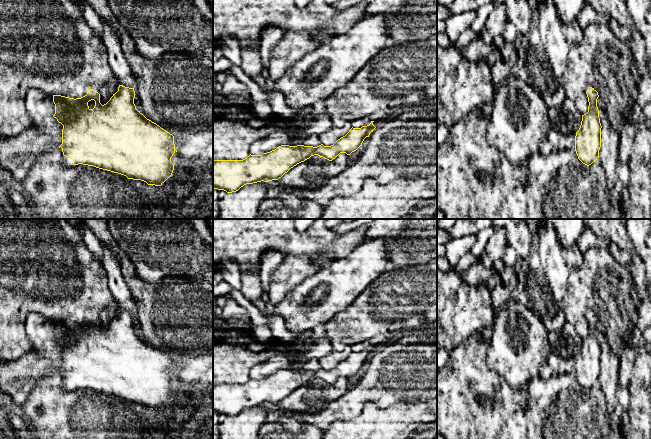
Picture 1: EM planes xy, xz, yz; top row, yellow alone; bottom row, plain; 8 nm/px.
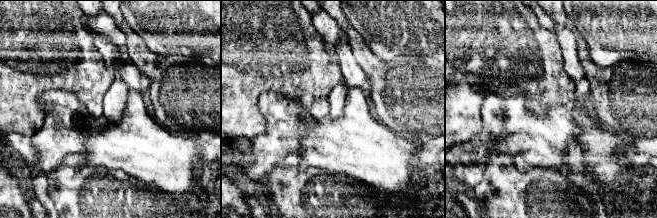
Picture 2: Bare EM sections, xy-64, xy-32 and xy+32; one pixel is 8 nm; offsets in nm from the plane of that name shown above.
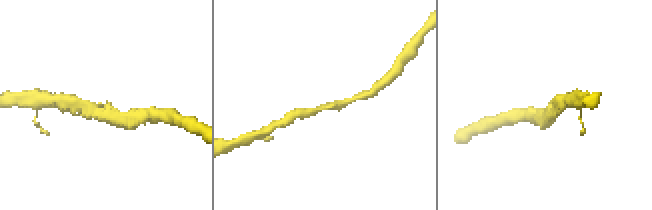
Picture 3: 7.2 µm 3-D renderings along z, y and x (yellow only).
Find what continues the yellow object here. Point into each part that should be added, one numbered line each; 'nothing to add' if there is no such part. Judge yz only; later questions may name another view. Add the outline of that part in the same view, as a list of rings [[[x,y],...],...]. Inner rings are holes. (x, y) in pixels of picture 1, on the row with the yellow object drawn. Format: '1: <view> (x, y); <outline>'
nothing to add

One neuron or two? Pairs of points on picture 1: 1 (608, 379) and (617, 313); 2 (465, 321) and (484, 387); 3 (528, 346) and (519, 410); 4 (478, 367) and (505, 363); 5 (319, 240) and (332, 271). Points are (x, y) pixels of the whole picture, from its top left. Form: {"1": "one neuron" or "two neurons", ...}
{"1": "one neuron", "2": "two neurons", "3": "two neurons", "4": "two neurons", "5": "two neurons"}

